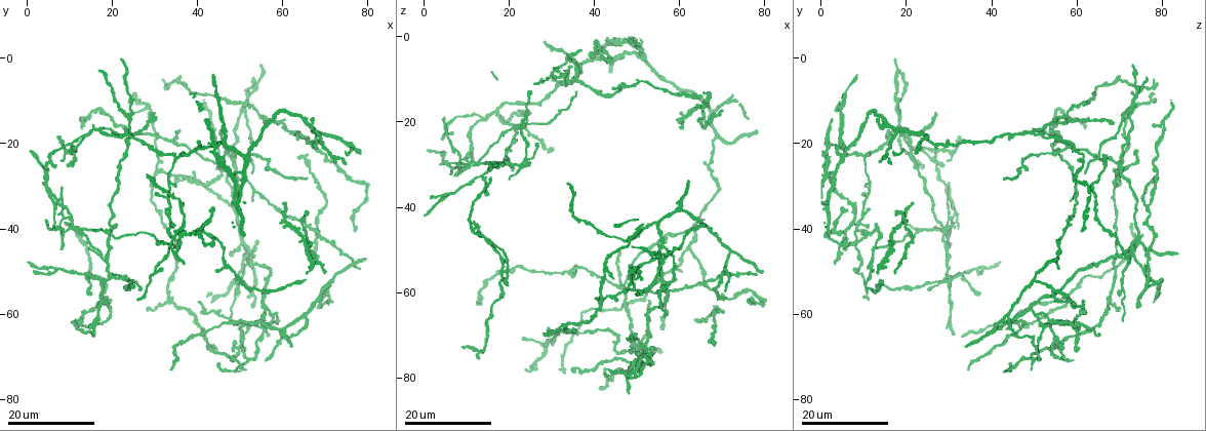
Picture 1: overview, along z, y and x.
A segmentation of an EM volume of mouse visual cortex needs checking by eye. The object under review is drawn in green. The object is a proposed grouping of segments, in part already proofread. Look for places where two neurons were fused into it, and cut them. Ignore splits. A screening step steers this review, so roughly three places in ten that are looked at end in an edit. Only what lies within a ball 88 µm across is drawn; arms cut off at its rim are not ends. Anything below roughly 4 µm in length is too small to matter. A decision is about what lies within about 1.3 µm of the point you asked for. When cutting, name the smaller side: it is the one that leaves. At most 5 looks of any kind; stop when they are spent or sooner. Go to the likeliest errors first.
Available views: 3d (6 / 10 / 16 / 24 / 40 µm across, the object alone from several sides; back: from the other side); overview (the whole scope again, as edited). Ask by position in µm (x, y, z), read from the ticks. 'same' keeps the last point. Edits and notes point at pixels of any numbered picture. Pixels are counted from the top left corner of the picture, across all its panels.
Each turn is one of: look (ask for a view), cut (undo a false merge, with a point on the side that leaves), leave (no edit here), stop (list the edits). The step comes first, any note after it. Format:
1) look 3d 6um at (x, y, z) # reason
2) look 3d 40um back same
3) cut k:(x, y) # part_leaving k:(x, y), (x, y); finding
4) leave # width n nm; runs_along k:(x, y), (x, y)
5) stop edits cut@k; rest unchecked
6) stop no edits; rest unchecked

look 3d 24um at (34.0, 57.0, 67.5) # four-way junction

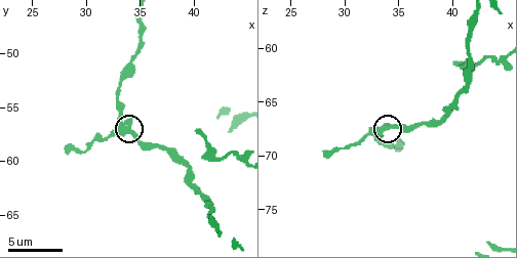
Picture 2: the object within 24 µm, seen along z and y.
look 3d 10um at (33.6, 57.4, 67.4)

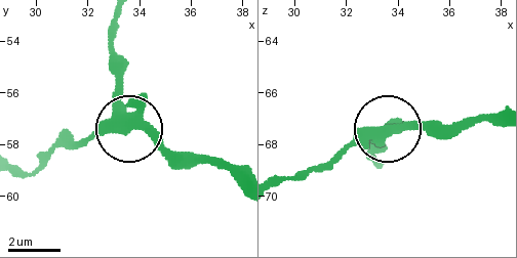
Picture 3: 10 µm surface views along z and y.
look 3d 6um at (33.7, 57.2, 67.4)

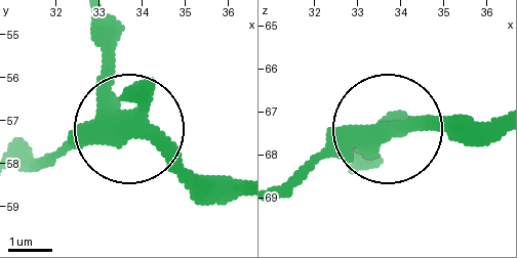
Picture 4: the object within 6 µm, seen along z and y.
leave # arms 4; one neuron here

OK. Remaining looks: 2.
look 3d 16um at (52.0, 9.0, 74.0) # looks like a crossing

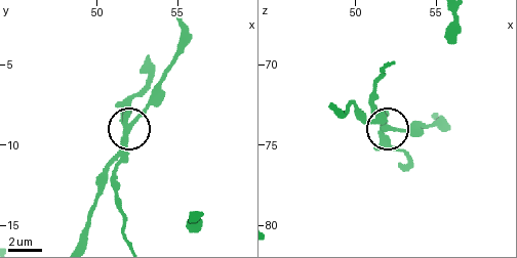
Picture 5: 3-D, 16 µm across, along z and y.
look 3d 10um at (51.9, 8.7, 74.0)

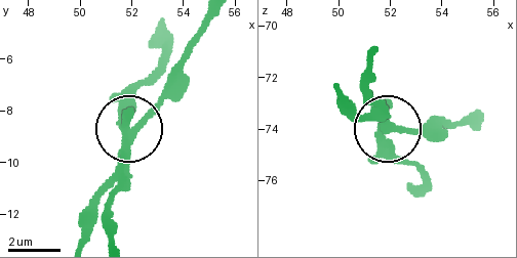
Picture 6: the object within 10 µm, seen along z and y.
leave # arms 4; continuous, no second neuron

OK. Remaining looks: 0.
stop no edits; rest unchecked

